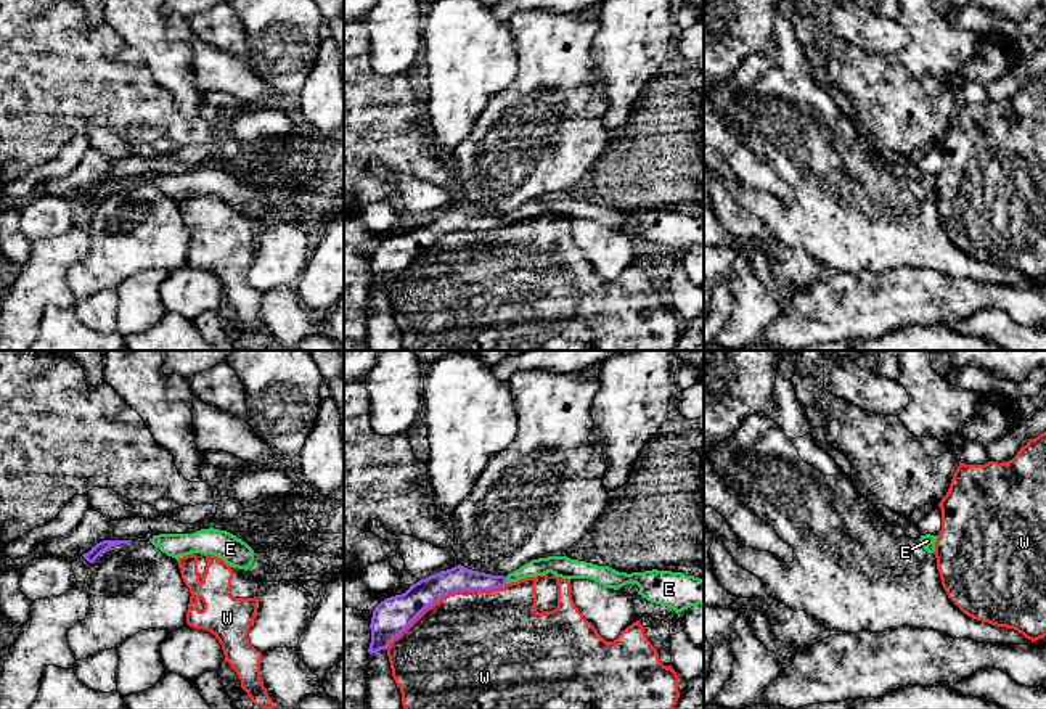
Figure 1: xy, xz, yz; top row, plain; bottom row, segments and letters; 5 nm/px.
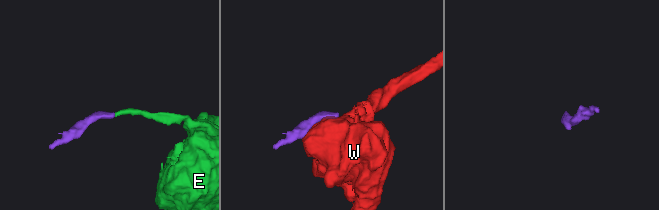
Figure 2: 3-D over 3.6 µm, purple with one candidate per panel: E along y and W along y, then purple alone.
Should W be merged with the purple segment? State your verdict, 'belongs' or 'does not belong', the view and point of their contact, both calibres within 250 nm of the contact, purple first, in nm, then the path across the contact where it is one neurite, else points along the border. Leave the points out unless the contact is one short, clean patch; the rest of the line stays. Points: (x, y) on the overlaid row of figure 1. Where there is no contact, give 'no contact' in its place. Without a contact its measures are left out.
does not belong; contact xz (445, 594); calibres 170 and 480 nm

